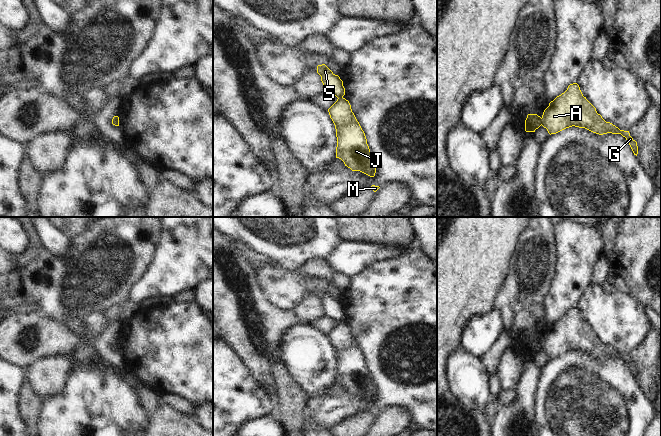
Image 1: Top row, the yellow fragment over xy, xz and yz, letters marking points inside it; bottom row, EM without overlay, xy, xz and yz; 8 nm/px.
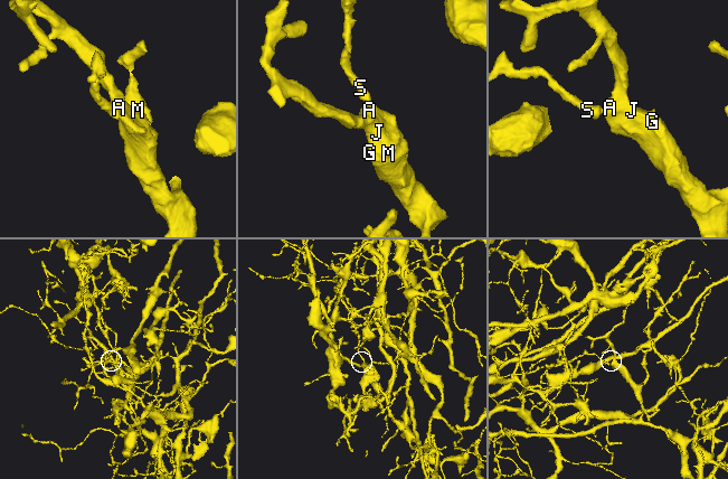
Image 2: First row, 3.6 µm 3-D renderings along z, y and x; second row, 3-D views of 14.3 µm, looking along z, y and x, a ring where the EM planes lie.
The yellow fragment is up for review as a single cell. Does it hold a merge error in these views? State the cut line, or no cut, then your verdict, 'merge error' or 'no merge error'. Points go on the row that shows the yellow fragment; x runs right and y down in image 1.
cut yz (540, 118), (541, 124); merge error

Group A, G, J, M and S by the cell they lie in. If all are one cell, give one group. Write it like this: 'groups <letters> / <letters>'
groups A G J M / S

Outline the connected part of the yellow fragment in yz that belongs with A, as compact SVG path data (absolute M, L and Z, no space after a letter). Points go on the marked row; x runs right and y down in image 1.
M577 83L570 84L564 93L549 103L541 122L550 135L572 126L585 128L599 135L621 134L628 141L634 155L638 154L637 142L630 136L629 131L620 130L612 123L606 122L583 96Z

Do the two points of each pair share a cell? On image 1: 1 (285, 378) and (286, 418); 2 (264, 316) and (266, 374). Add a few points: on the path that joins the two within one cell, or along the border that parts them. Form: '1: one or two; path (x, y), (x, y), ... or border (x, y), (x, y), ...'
1: one; path (286, 388), (286, 408)
2: one; path (264, 330), (264, 360)

